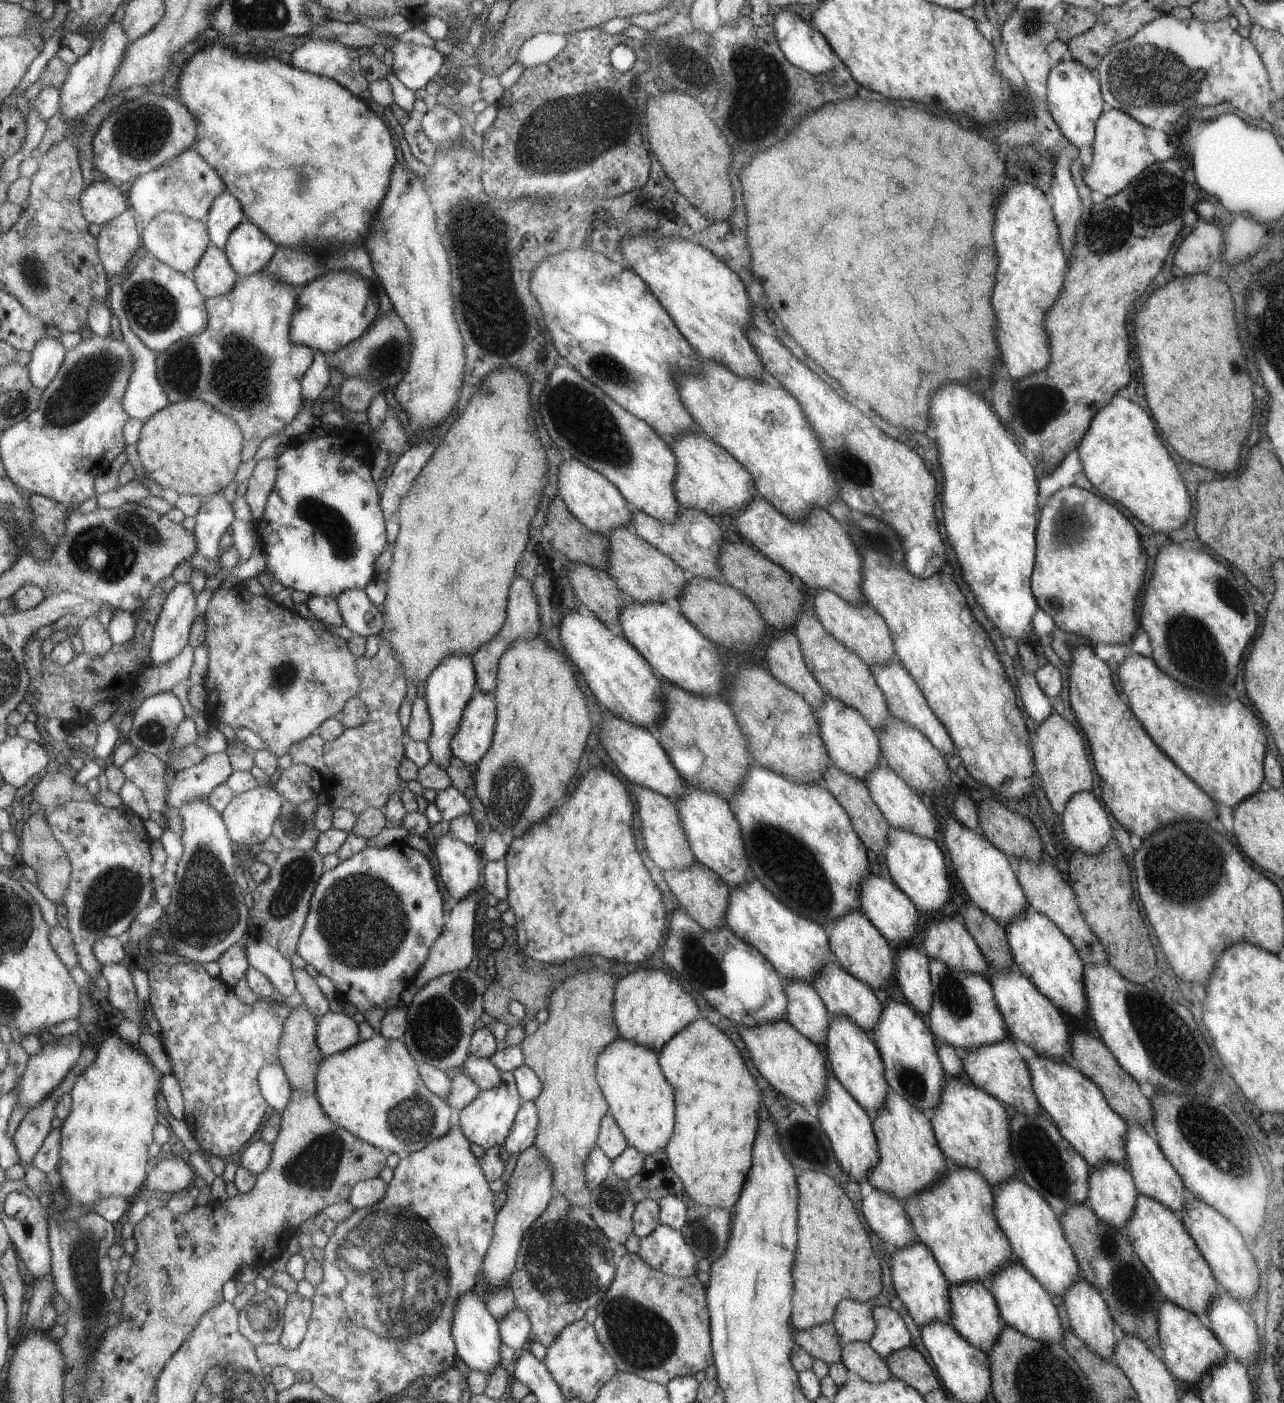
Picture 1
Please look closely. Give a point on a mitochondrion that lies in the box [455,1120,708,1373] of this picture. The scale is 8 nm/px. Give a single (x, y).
(562, 1260)

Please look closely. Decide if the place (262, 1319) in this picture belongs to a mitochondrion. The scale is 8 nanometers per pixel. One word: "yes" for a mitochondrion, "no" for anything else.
yes

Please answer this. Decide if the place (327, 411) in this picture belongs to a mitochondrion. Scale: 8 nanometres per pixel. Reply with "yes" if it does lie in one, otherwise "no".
no

